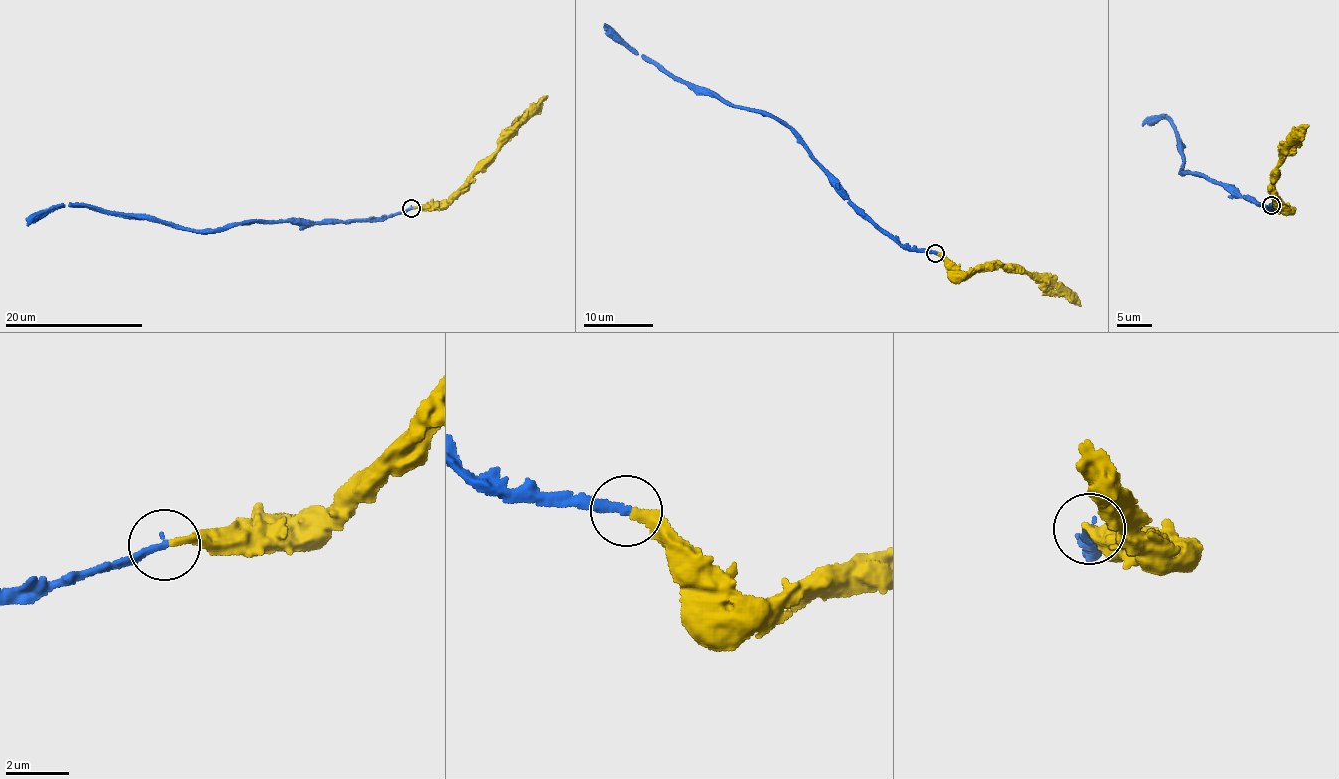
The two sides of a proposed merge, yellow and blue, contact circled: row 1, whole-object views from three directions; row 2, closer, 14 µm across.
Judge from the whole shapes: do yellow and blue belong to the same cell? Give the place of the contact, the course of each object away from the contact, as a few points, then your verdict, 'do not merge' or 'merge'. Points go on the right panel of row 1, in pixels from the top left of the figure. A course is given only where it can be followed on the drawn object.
at (1271, 205); yellow runs (1271, 205), (1283, 208), (1272, 174), (1280, 165), (1280, 157), (1308, 125); blue runs (1271, 205), (1232, 195), (1206, 177), (1182, 172), (1185, 146), (1167, 116), (1151, 117), (1142, 126); merge

